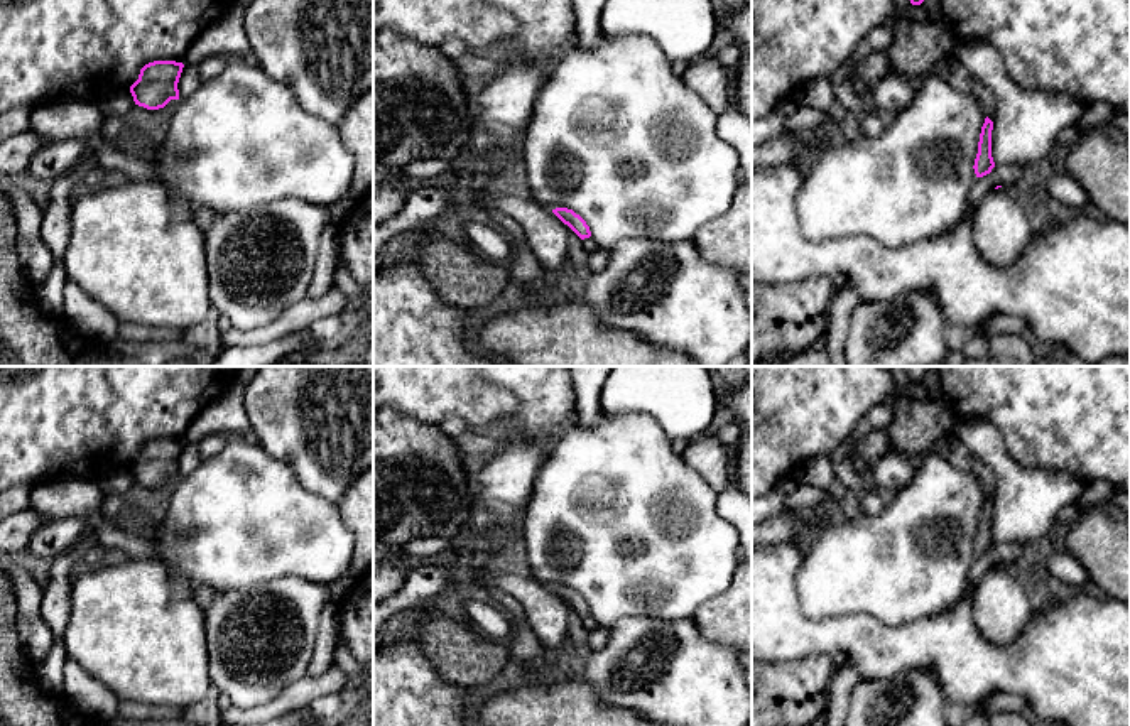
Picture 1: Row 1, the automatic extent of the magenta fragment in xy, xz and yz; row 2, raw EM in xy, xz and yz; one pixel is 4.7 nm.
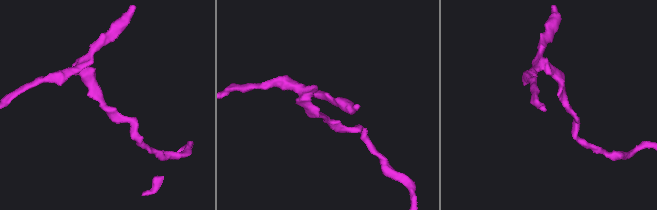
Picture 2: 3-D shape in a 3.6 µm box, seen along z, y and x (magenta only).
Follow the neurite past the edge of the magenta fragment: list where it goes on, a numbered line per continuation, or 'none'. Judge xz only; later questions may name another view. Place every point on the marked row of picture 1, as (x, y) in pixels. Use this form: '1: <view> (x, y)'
none

